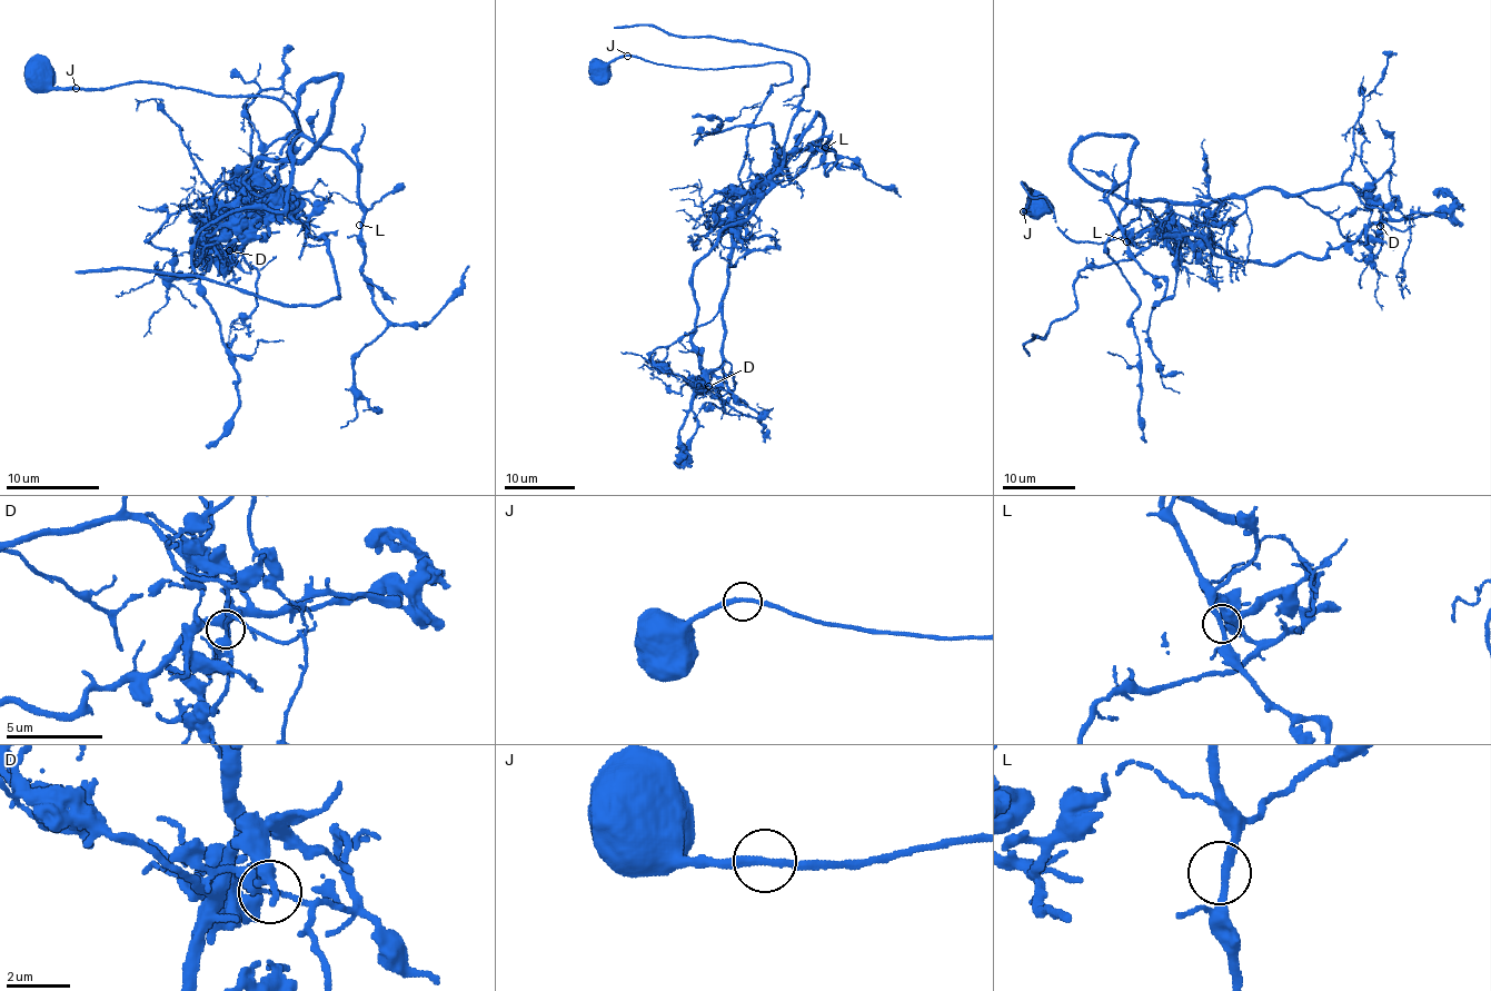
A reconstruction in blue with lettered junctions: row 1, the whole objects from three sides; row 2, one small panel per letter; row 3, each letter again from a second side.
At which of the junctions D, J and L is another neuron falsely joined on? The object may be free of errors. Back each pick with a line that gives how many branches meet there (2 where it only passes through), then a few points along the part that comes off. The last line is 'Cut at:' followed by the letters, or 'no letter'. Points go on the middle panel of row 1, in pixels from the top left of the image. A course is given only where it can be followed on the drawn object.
D: Branches: 2. Course of the part to remove: (709, 386), (695, 384), (694, 266), (748, 216), (782, 164), (808, 63), (652, 26), (614, 28)
Cut at: D

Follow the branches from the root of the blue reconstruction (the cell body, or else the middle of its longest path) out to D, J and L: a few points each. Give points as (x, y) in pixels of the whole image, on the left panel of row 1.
D: (36, 75), (278, 98), (299, 129), (275, 189), (252, 194), (251, 166), (235, 171), (254, 235), (230, 251)
J: (36, 75), (42, 75), (53, 88), (76, 88)
L: (36, 75), (60, 89), (274, 96), (299, 129), (254, 208), (304, 137), (358, 169), (359, 225)

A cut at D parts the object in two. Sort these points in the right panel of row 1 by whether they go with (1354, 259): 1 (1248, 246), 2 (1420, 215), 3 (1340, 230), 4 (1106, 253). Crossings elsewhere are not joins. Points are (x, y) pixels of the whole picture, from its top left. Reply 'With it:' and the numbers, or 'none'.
With it: 2

